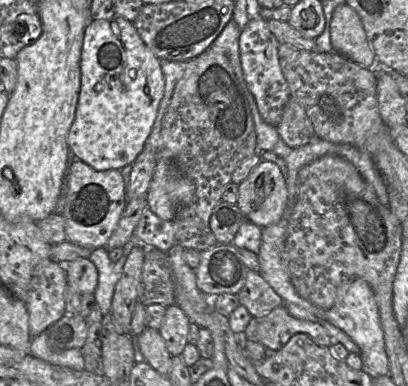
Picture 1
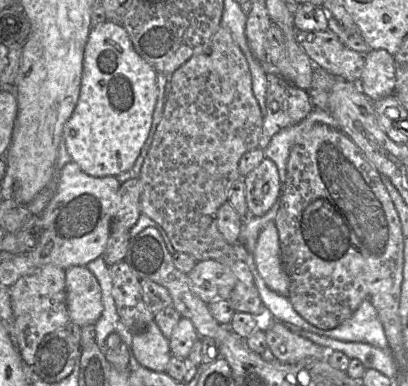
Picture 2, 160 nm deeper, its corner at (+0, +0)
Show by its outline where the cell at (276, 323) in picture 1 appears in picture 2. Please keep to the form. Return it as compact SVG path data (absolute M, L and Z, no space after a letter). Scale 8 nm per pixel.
M274 320L265 331L268 348L281 363L296 364L307 357L326 359L328 351Z

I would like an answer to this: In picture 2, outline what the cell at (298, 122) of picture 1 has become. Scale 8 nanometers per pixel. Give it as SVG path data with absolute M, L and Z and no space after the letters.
M268 70L266 115L263 118L263 127L259 140L259 147L265 150L276 133L283 128L298 124L304 120L313 109L314 107L307 91L298 88L274 70Z

